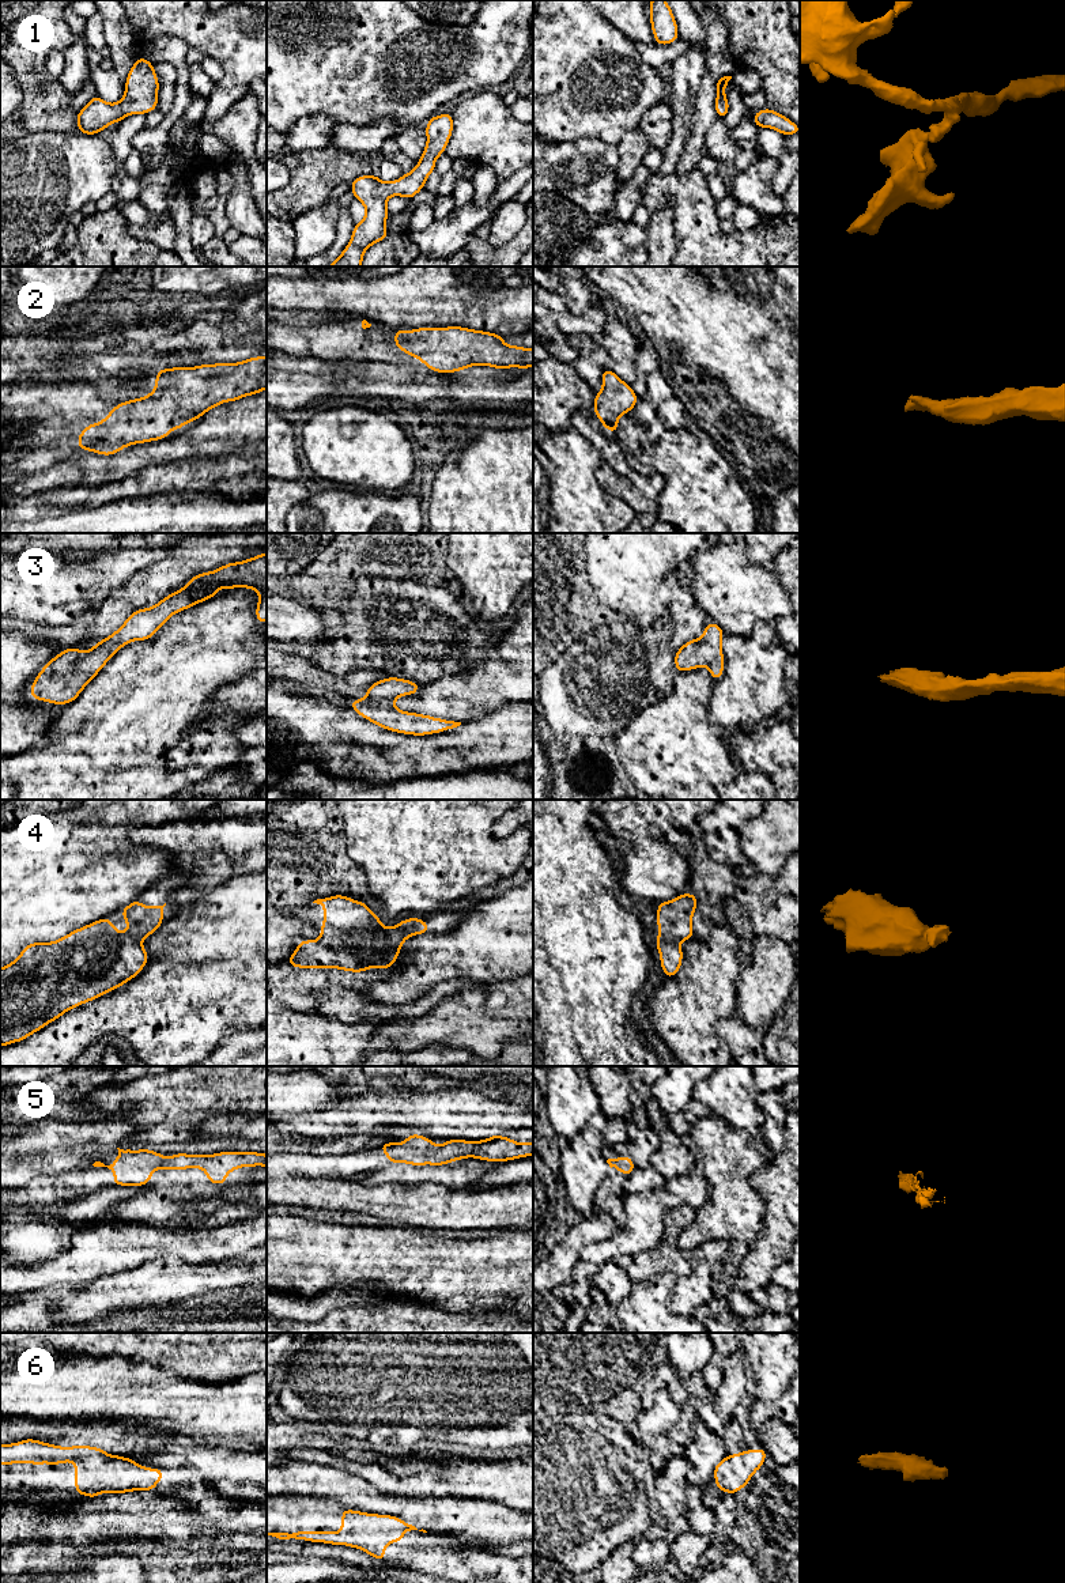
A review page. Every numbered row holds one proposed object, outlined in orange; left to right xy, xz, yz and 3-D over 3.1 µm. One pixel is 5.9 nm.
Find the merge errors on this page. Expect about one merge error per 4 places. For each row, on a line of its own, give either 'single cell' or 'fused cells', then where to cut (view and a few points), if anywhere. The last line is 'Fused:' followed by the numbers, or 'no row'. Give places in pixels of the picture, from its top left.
1: single cell | no cut
2: single cell | no cut
3: single cell | no cut
4: single cell | no cut
5: single cell | no cut
6: single cell | no cut
Fused: no row

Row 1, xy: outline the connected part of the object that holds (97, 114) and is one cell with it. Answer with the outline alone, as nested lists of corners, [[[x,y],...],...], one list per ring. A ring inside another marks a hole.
[[[137,57],[125,80],[125,92],[120,102],[107,103],[92,97],[76,114],[76,125],[82,135],[97,135],[113,122],[129,114],[148,114],[158,109],[159,80],[154,64]]]

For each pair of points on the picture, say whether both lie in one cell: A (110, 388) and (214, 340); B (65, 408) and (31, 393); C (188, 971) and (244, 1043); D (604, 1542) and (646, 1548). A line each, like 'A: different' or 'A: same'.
A: different
B: same
C: different
D: different

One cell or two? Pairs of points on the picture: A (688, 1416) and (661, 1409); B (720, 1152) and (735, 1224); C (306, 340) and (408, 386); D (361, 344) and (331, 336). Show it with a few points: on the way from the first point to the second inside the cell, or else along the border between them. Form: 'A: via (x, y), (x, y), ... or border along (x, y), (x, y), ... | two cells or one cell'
A: border along (682, 1408), (682, 1415), (676, 1423) | two cells
B: via (728, 1170), (732, 1206) | one cell
C: border along (369, 361), (358, 363) | two cells
D: via (354, 344), (337, 342) | one cell

